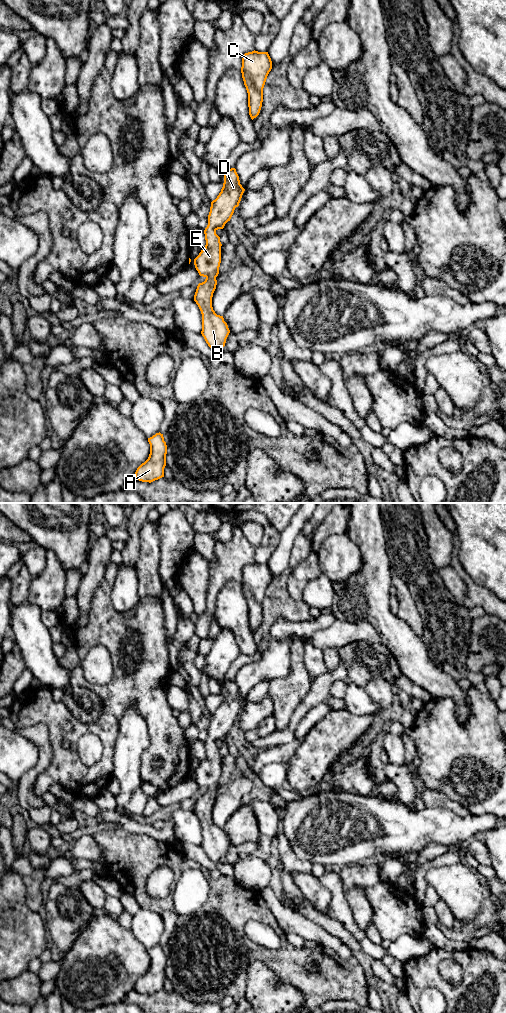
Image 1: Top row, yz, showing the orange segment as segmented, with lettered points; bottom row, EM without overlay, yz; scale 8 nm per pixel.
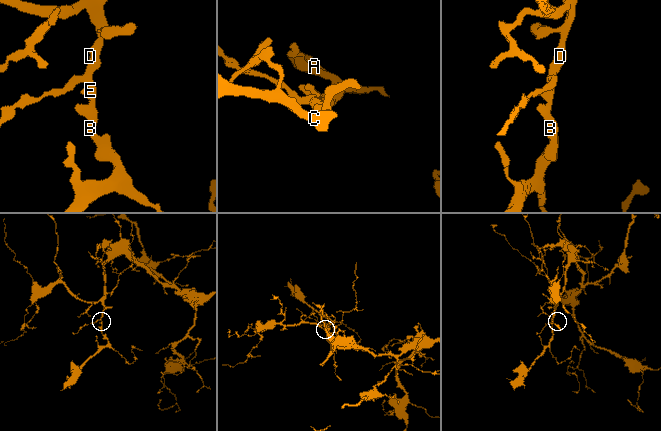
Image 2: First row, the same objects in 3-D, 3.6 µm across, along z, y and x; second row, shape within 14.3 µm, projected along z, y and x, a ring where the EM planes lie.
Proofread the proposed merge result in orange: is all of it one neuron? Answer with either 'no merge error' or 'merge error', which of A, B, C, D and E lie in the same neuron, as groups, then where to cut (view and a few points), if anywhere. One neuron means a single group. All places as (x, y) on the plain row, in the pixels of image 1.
no merge error; groups A B C D E; cut none

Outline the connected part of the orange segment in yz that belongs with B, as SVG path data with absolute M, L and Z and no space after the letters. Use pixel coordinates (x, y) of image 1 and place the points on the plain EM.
M226 680L224 682L224 695L221 704L215 712L211 714L210 724L208 727L208 737L204 742L206 757L199 767L194 771L194 777L200 788L205 789L205 793L199 795L194 807L194 813L198 817L202 826L202 843L208 858L217 866L221 865L221 861L225 858L226 851L230 845L227 835L223 828L217 827L212 819L212 809L216 801L216 789L219 786L221 775L221 754L220 749L216 746L218 741L223 741L225 736L230 733L234 722L239 718L245 701L240 696L239 688L235 680Z

